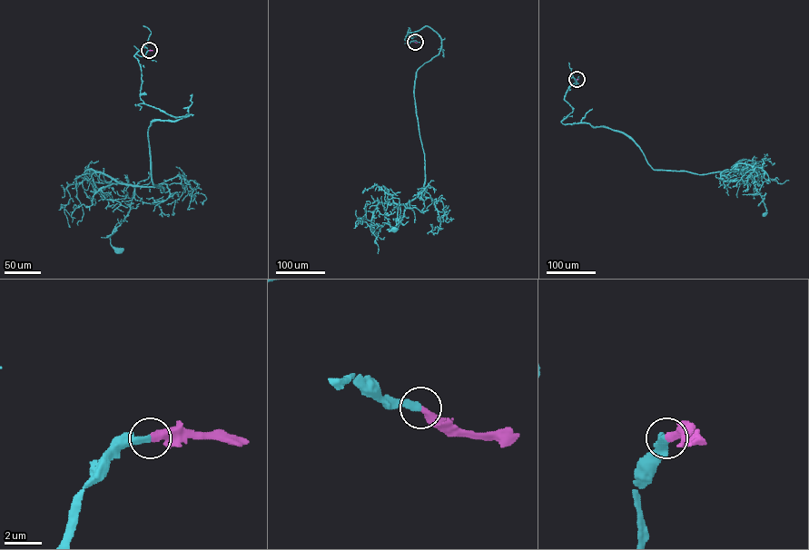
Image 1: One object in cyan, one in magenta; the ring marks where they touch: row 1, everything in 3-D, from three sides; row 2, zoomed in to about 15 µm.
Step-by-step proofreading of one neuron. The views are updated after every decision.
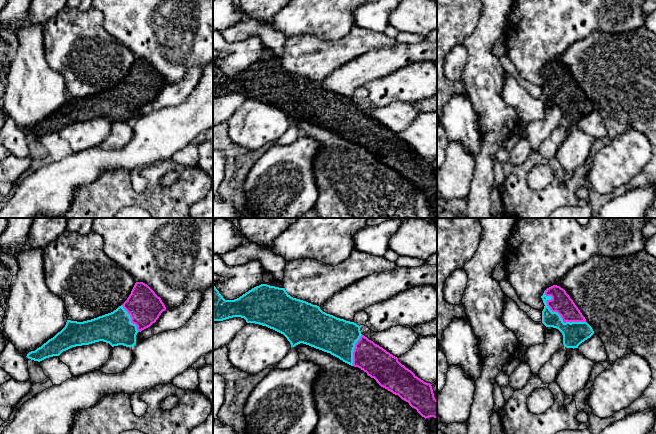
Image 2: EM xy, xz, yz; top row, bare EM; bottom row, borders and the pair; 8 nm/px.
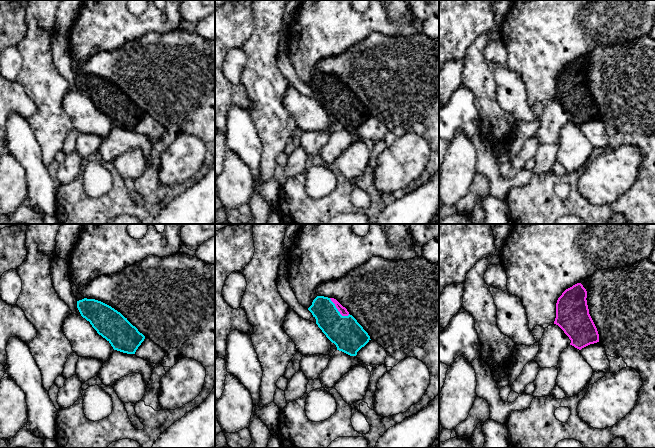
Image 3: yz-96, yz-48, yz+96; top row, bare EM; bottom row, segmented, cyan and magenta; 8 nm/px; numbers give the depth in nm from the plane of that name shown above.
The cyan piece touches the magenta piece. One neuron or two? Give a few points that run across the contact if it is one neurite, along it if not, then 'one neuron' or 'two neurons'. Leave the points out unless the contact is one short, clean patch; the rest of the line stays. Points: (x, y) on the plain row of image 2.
one neuron

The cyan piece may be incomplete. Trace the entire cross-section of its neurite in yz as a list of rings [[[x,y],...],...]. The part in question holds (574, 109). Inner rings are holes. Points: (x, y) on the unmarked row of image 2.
[[[553,61],[544,67],[541,74],[545,81],[542,99],[562,109],[564,123],[578,124],[594,110],[592,103],[563,64]]]

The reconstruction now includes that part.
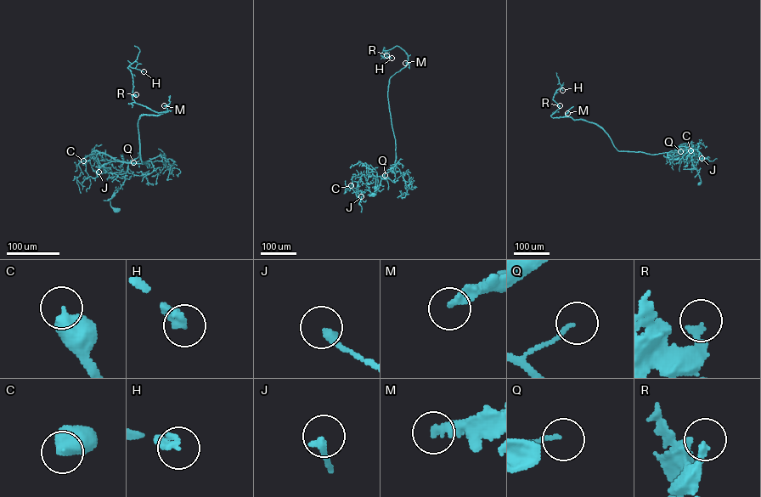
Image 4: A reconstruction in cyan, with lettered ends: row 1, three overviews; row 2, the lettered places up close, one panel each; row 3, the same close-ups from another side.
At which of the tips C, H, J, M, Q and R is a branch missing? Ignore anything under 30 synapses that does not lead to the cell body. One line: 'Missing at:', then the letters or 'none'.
Missing at: none

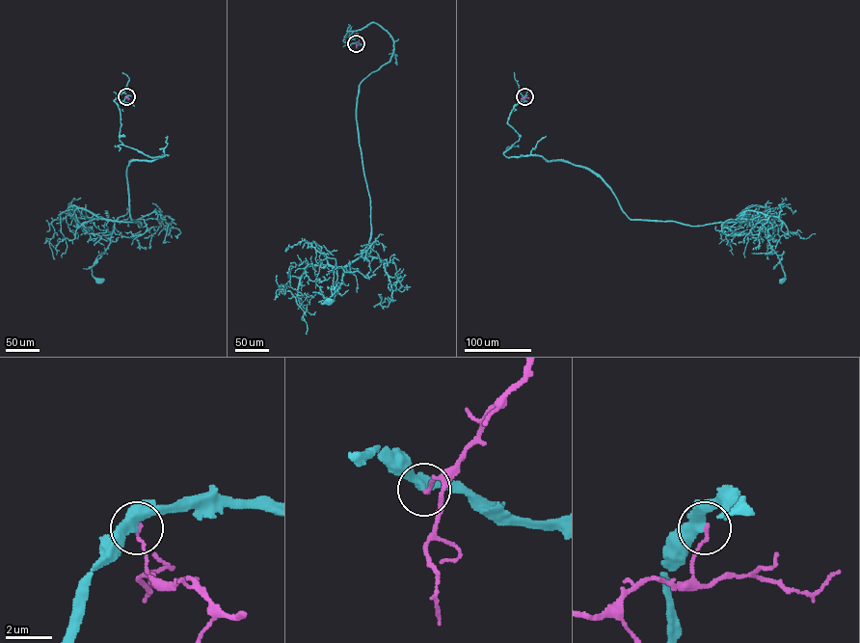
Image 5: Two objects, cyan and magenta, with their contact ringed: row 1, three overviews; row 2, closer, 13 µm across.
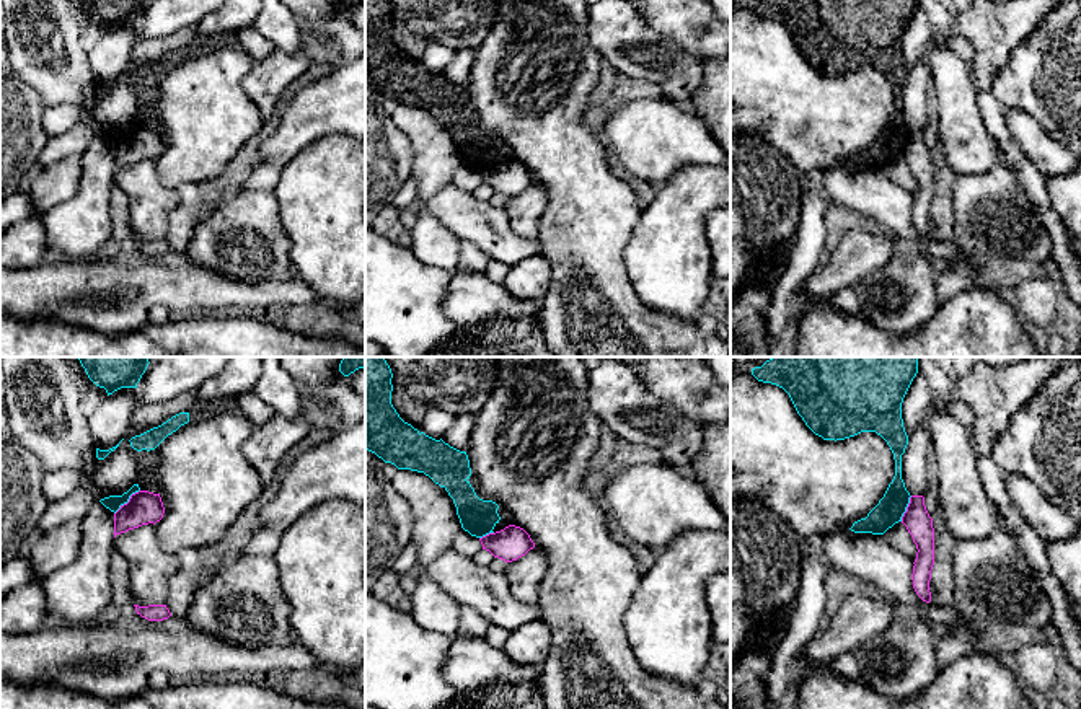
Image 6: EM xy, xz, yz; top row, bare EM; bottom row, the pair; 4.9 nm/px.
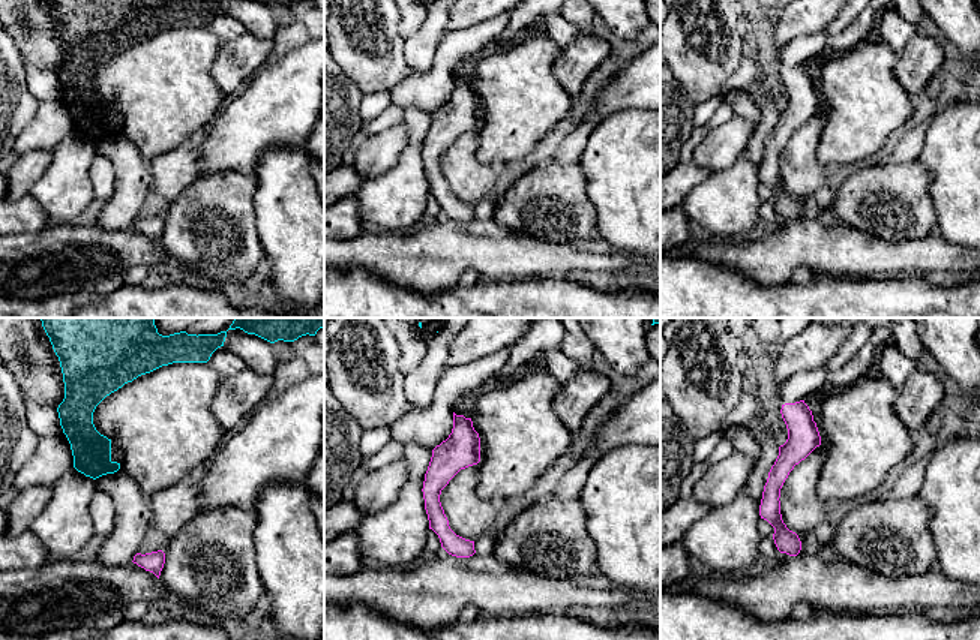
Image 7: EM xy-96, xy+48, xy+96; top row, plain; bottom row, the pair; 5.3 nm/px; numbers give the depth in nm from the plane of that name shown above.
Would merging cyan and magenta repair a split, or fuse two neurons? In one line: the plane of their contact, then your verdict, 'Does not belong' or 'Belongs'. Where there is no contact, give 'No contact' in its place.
Touches cyan in xy. Does not belong

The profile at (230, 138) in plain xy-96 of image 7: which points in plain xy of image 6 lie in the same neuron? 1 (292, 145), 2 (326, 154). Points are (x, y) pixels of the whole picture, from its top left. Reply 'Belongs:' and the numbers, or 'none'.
Belongs: 1

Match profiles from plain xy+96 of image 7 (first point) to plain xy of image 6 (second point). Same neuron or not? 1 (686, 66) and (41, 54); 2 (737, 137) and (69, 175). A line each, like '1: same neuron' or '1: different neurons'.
1: same neuron
2: same neuron

